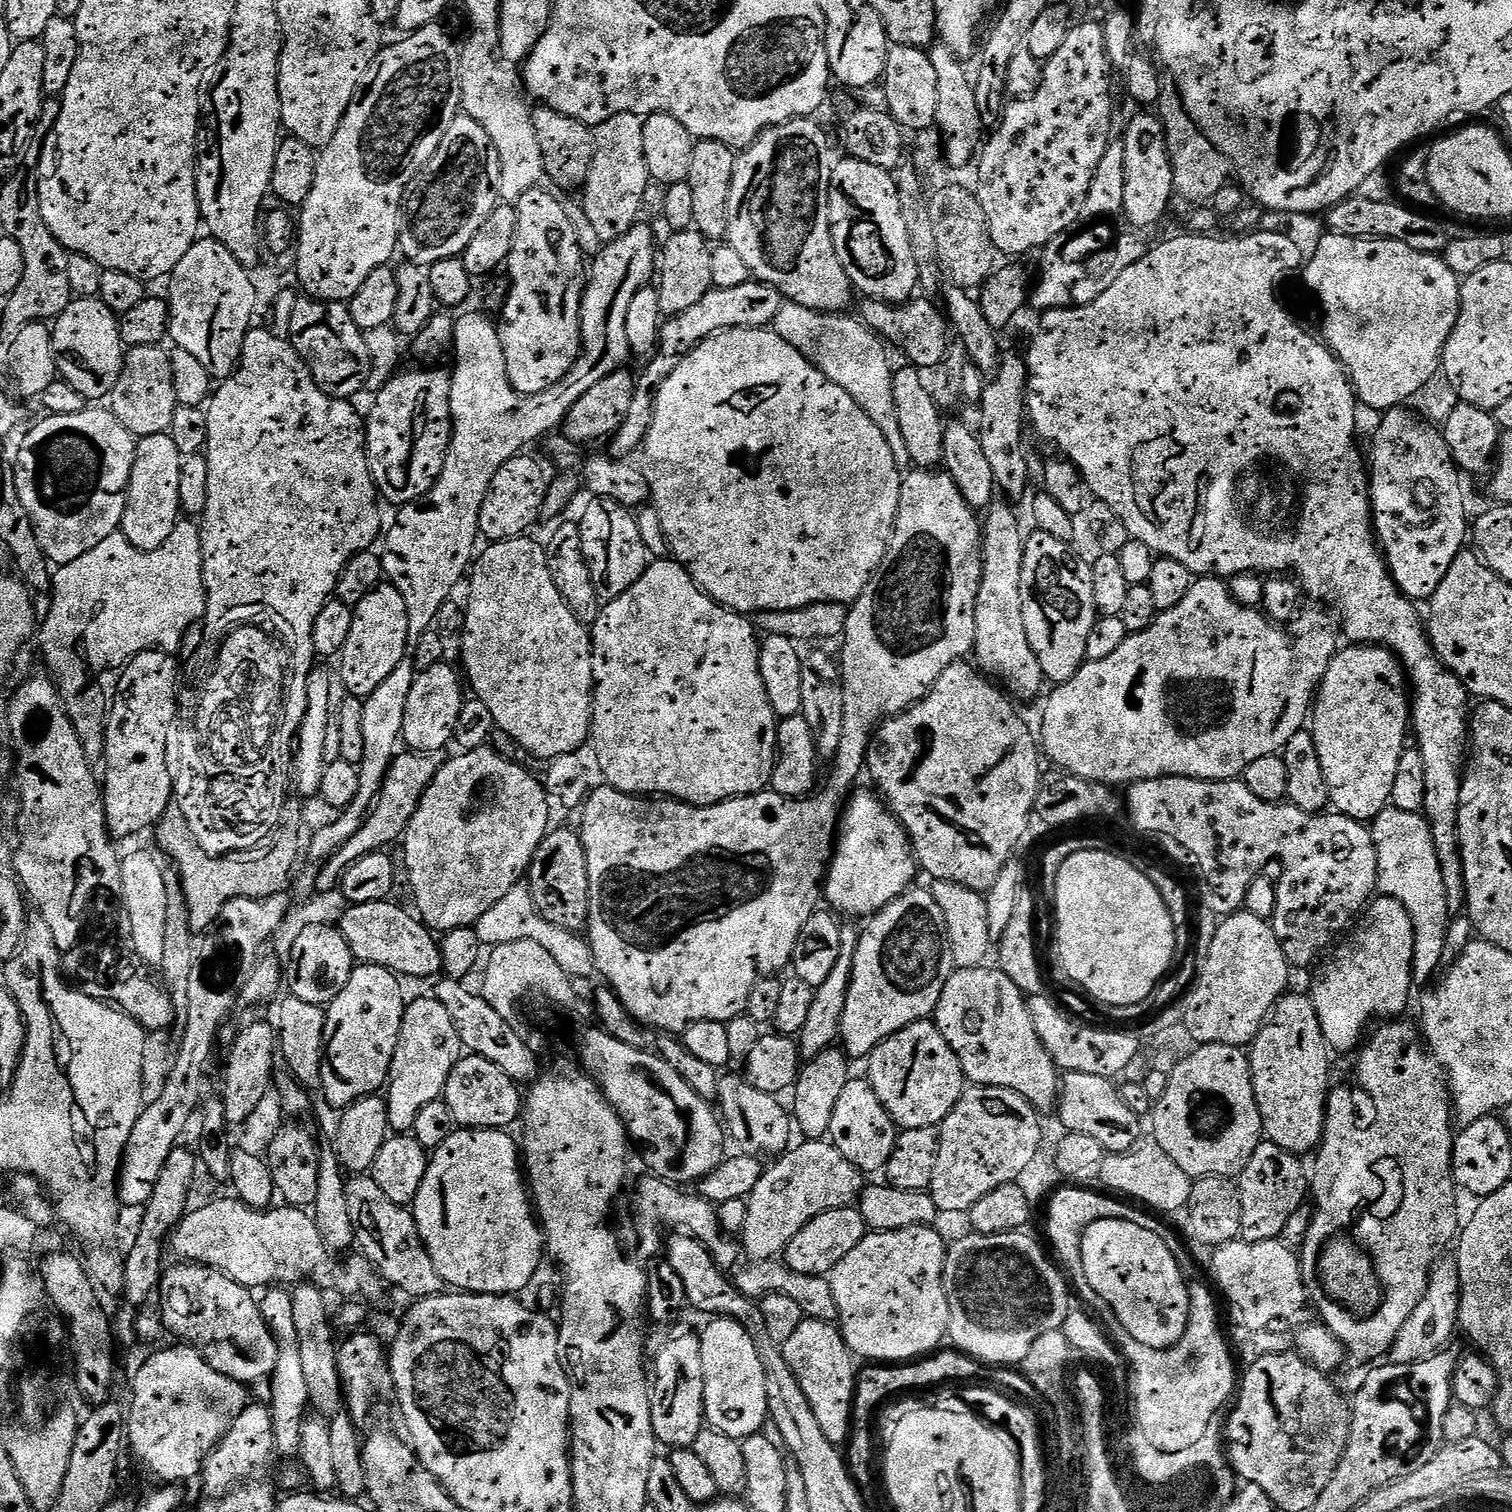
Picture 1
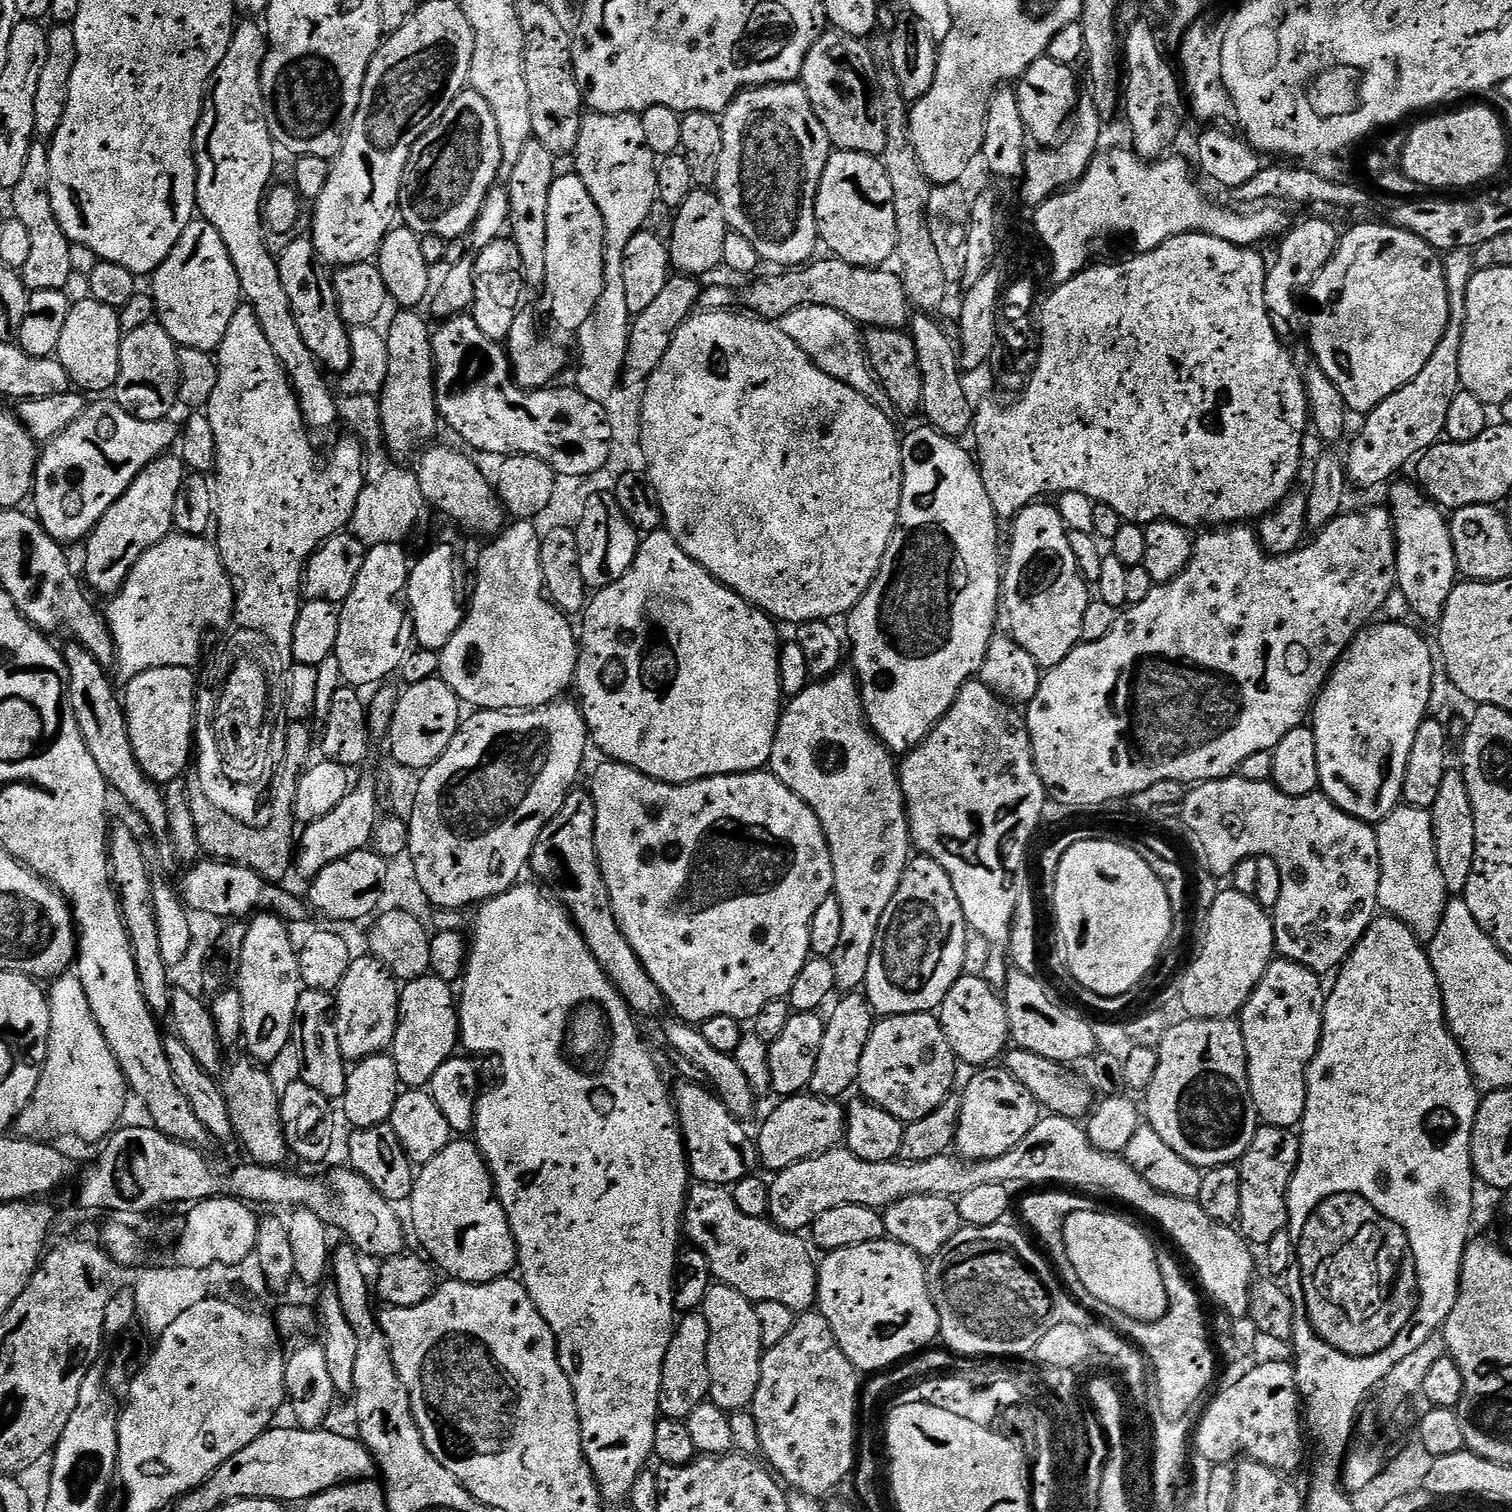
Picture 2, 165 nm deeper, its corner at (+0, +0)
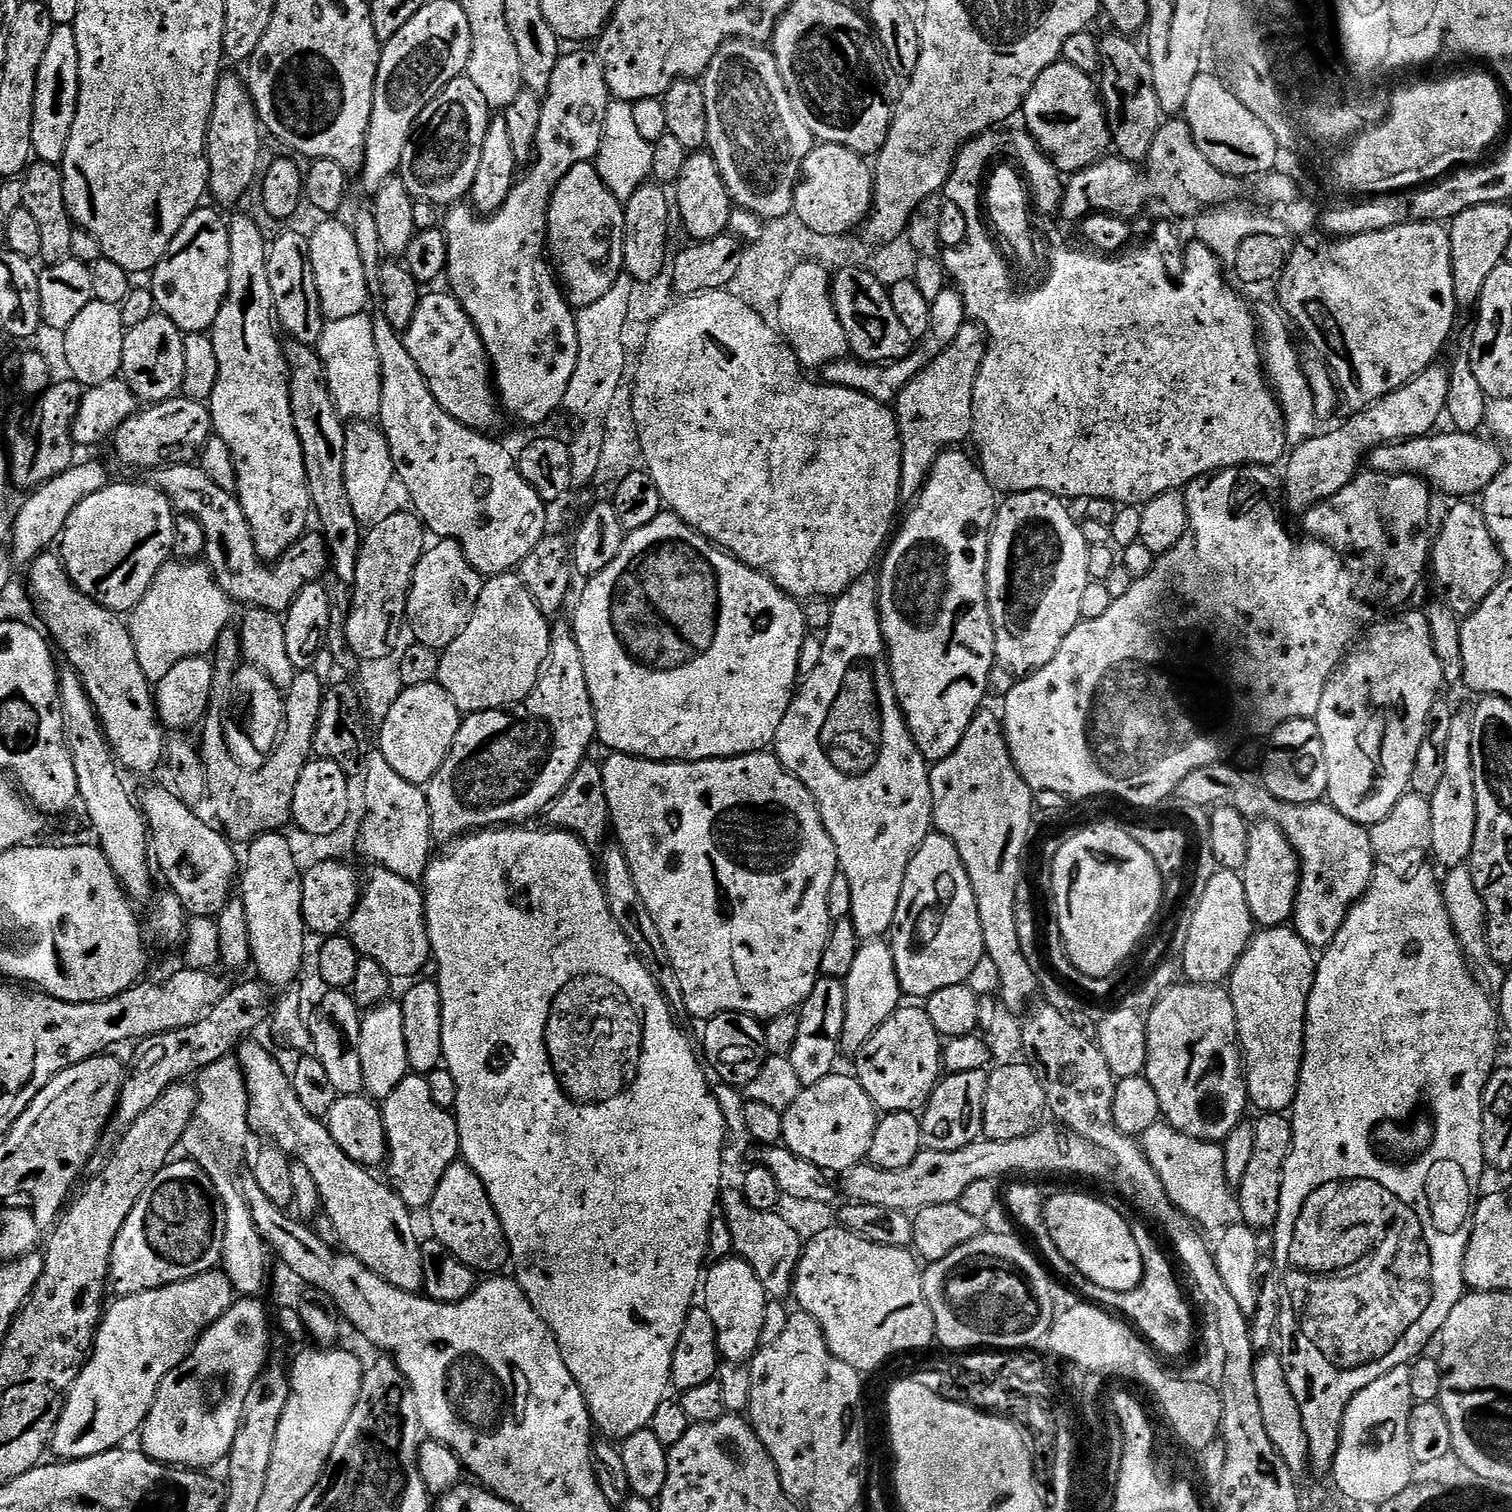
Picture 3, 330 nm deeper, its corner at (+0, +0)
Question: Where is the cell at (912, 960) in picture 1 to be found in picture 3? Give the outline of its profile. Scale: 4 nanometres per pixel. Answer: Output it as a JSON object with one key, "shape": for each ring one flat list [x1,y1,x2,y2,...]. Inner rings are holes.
{"shape":[[933,831,924,839,906,870,892,923,890,947,905,997,927,998,946,986,967,982,974,966,986,955,978,902,966,866,954,842,941,832]]}

